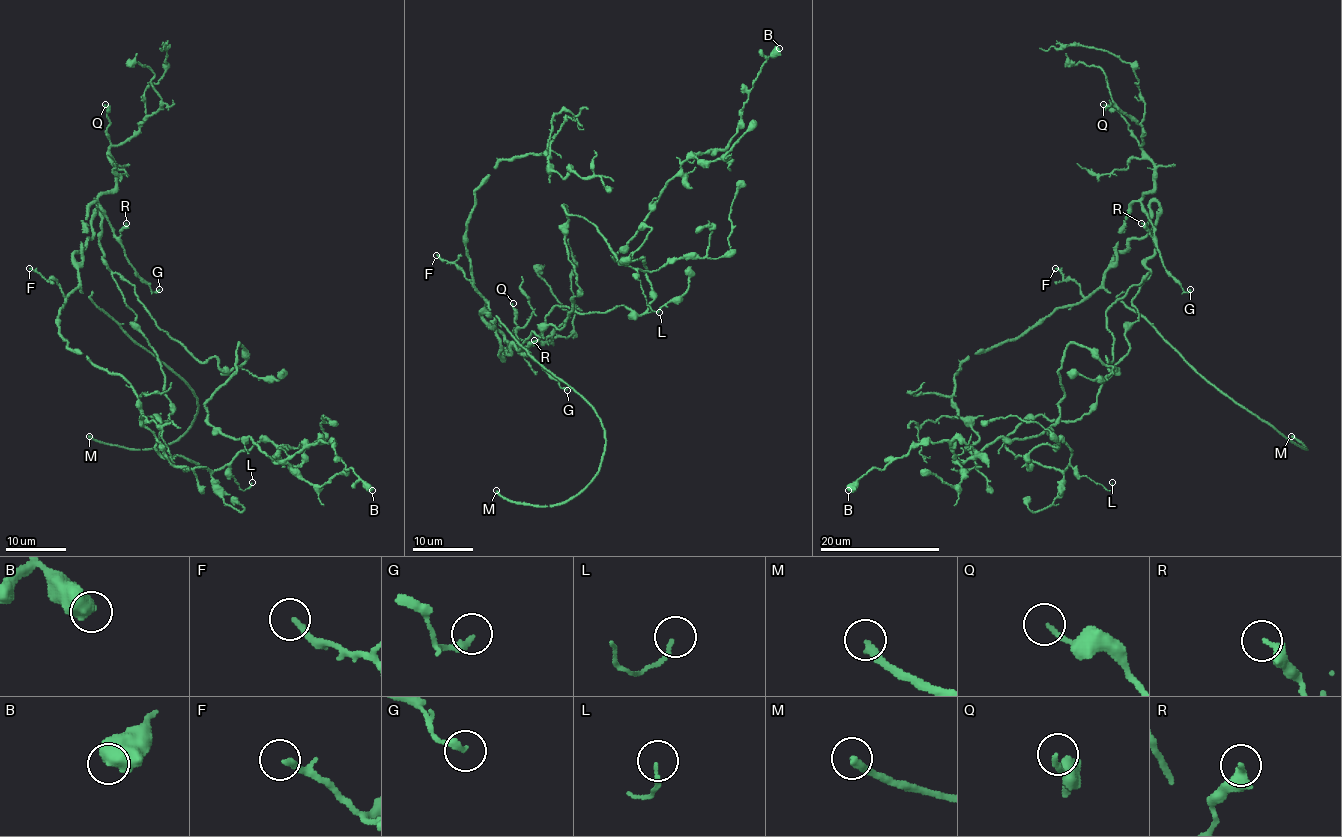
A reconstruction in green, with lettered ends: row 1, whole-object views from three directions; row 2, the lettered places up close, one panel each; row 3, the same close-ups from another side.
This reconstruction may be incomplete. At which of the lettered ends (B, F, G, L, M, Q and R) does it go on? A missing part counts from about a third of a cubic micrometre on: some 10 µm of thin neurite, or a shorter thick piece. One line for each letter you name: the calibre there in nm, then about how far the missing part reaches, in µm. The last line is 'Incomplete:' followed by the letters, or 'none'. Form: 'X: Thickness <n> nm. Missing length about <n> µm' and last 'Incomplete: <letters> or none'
F: Thickness 200 nm. Missing length about 30 µm
M: Thickness 280 nm. Missing length about 60 µm
Incomplete: F, M

